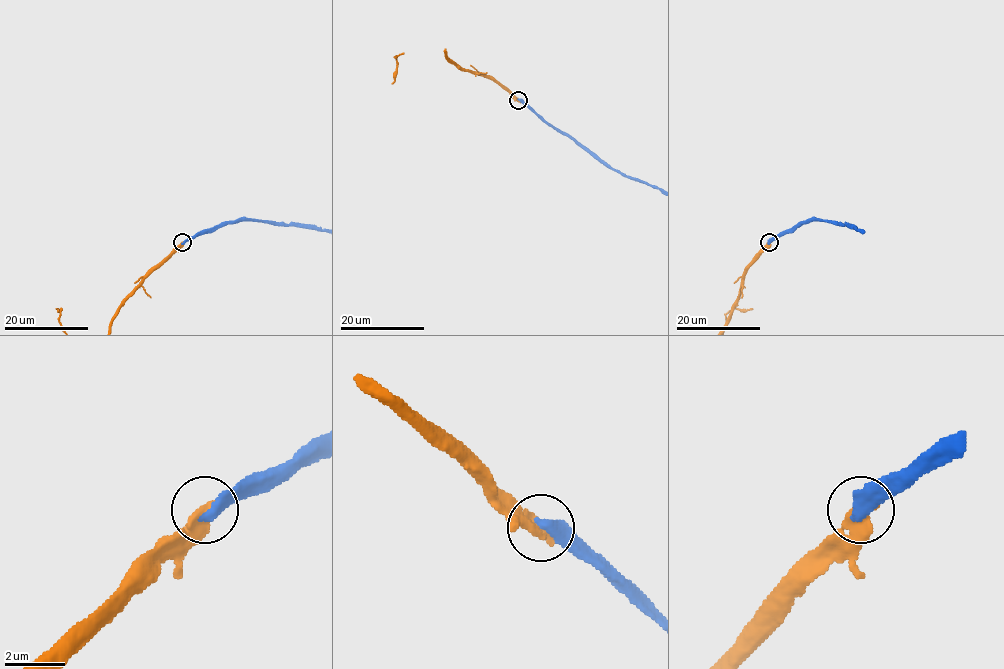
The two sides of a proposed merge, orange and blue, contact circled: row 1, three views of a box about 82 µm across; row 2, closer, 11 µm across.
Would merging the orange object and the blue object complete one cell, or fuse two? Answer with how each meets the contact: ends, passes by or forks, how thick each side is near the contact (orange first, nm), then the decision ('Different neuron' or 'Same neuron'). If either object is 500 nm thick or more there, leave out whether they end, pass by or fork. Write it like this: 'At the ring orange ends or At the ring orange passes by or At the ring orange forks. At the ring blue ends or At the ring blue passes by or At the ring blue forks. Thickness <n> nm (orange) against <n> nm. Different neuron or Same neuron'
Thickness 550 nm (orange) against 460 nm. Different neuron

